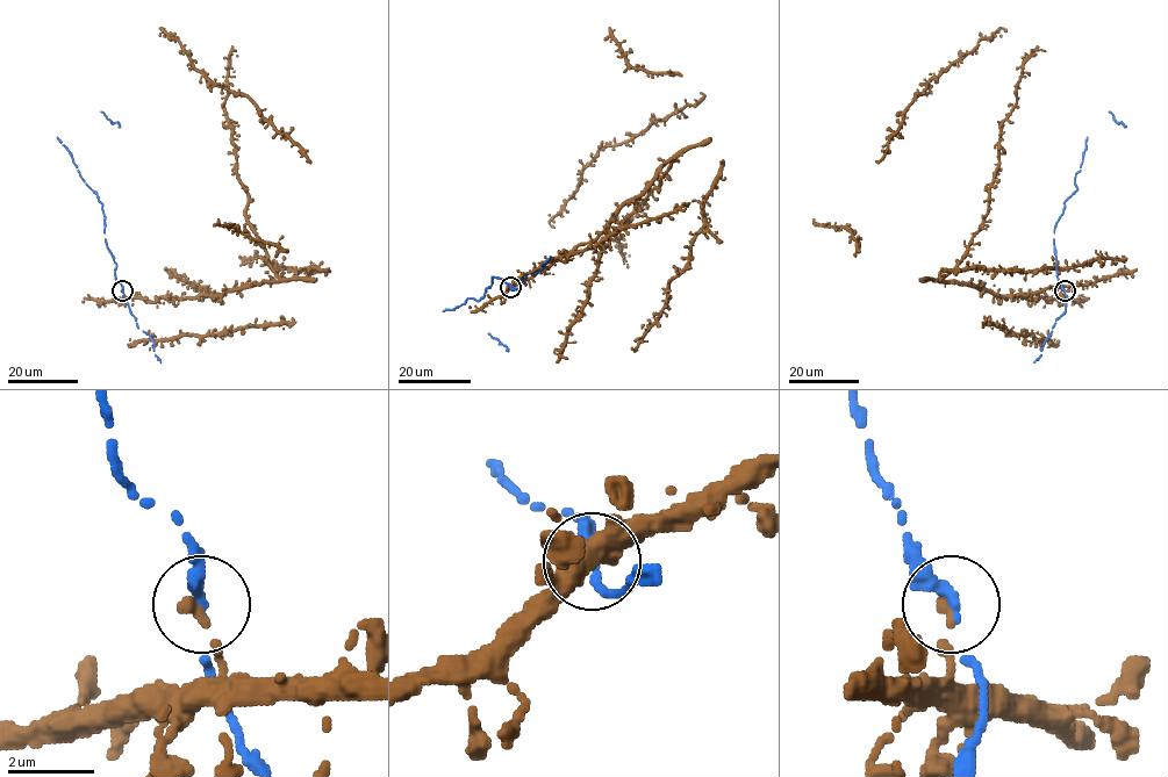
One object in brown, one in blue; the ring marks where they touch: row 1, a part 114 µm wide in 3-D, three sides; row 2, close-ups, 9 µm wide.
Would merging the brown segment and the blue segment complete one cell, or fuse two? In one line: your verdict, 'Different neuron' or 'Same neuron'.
Same neuron

